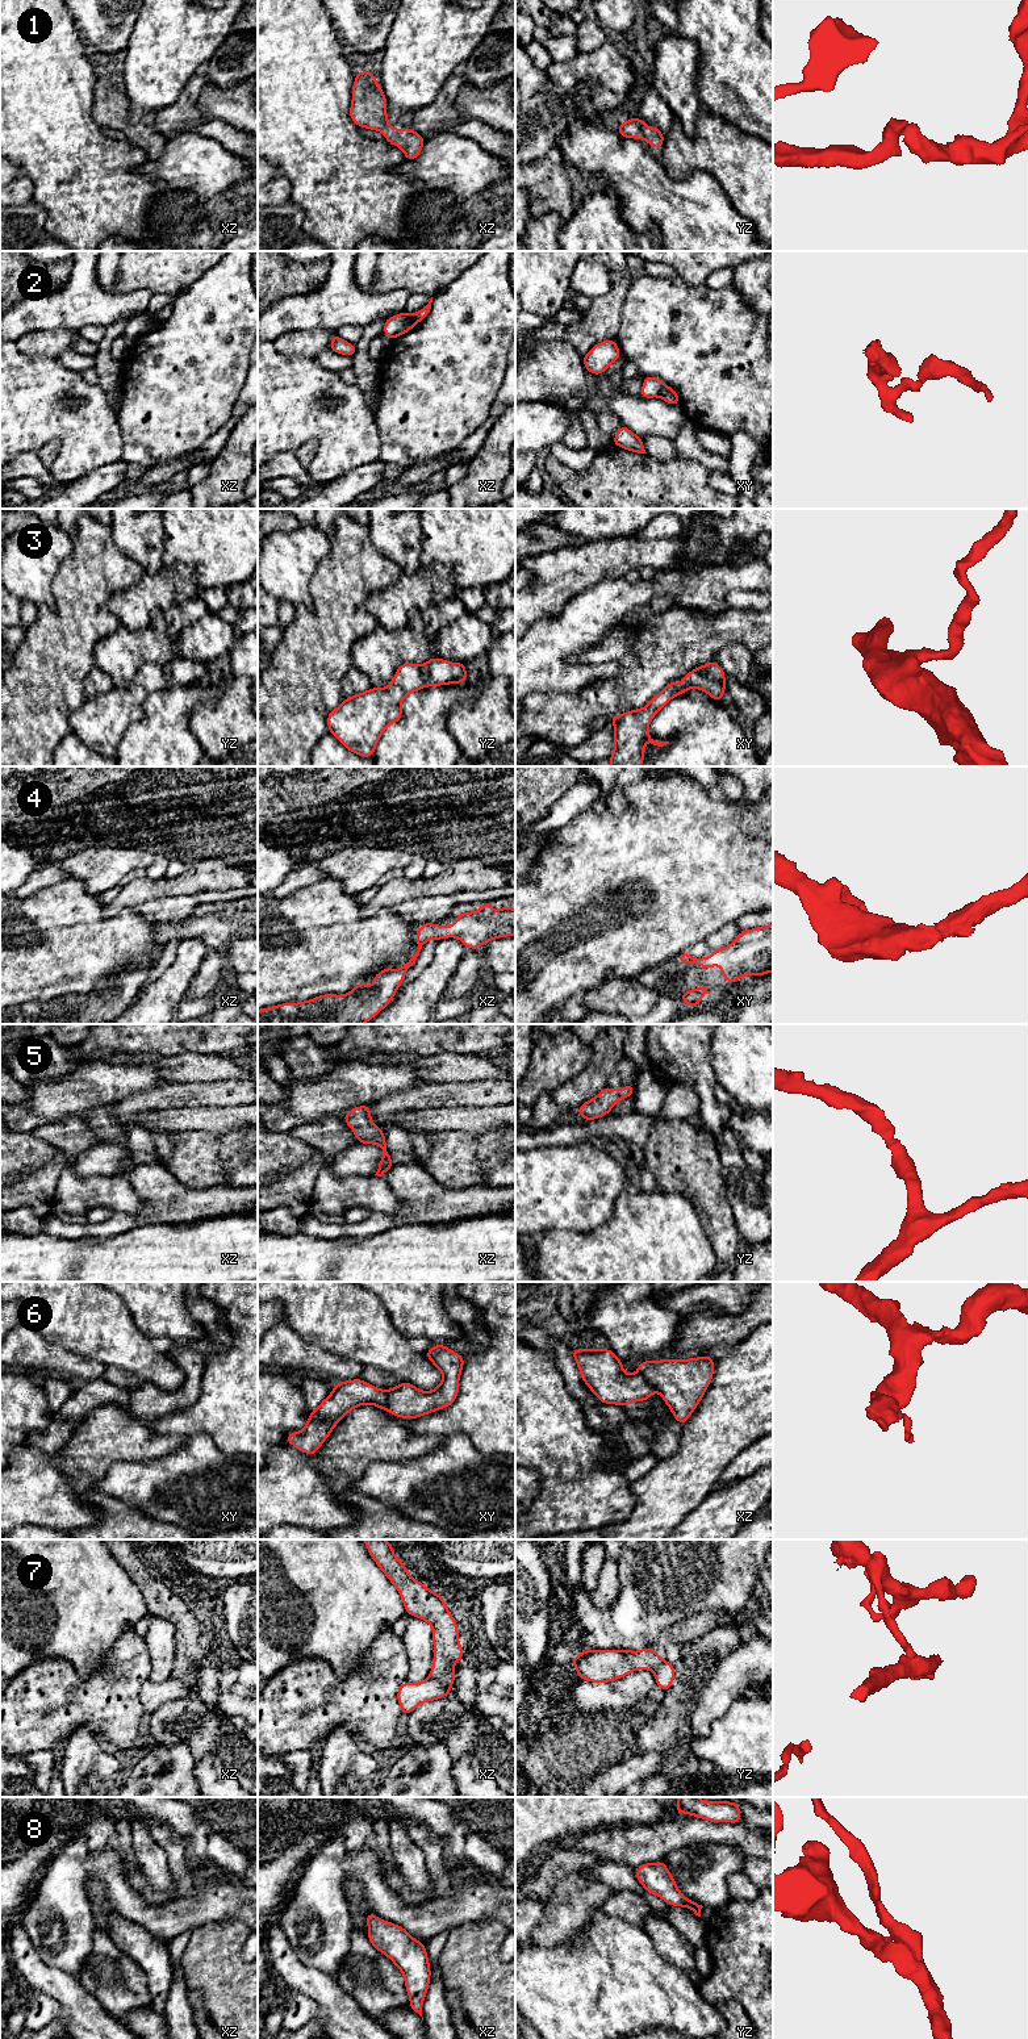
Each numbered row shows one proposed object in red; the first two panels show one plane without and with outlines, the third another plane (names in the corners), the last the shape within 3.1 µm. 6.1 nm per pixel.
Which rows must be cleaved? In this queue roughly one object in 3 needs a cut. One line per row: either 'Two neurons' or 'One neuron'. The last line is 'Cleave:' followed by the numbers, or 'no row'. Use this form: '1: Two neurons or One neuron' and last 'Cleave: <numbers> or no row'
1: One neuron
2: Two neurons
3: One neuron
4: One neuron
5: One neuron
6: Two neurons
7: Two neurons
8: One neuron
Cleave: 2, 6, 7

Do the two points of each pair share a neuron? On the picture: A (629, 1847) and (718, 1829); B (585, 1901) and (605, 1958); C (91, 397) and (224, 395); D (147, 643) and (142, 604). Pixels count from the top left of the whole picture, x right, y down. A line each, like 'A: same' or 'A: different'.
A: same
B: different
C: different
D: different

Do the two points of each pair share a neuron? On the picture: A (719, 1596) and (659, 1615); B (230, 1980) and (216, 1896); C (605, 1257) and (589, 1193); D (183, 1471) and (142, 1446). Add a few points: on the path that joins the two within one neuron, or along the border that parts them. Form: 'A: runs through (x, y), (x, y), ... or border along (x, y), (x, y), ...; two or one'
A: runs through (705, 1596), (680, 1596), (673, 1603); one
B: border along (243, 1922), (209, 1921), (192, 1930); two
C: border along (615, 1200), (613, 1215), (600, 1225), (568, 1231); two
D: border along (184, 1440), (174, 1450), (154, 1458), (128, 1461); two

